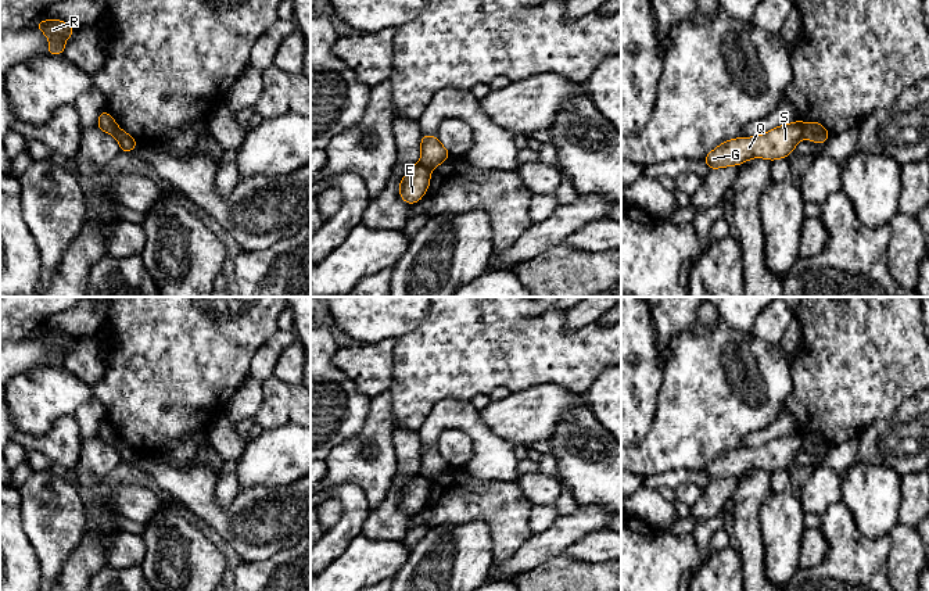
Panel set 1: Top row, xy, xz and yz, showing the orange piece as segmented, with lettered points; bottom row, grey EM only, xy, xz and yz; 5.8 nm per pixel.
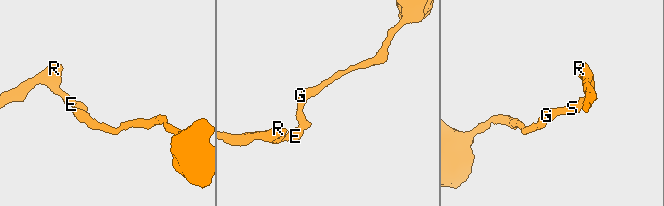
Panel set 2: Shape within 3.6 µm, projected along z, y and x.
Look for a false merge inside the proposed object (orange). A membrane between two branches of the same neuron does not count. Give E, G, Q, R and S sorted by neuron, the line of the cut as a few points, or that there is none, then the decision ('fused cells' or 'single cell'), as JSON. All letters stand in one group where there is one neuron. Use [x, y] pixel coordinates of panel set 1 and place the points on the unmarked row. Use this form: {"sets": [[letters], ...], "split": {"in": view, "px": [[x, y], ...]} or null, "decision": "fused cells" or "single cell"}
{"sets": [["E", "R"], ["G", "Q", "S"]], "split": {"in": "yz", "px": [[800, 433], [804, 447]]}, "decision": "fused cells"}

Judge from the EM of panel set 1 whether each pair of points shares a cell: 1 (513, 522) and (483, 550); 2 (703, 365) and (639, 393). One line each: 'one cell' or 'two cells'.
1: two cells
2: two cells

